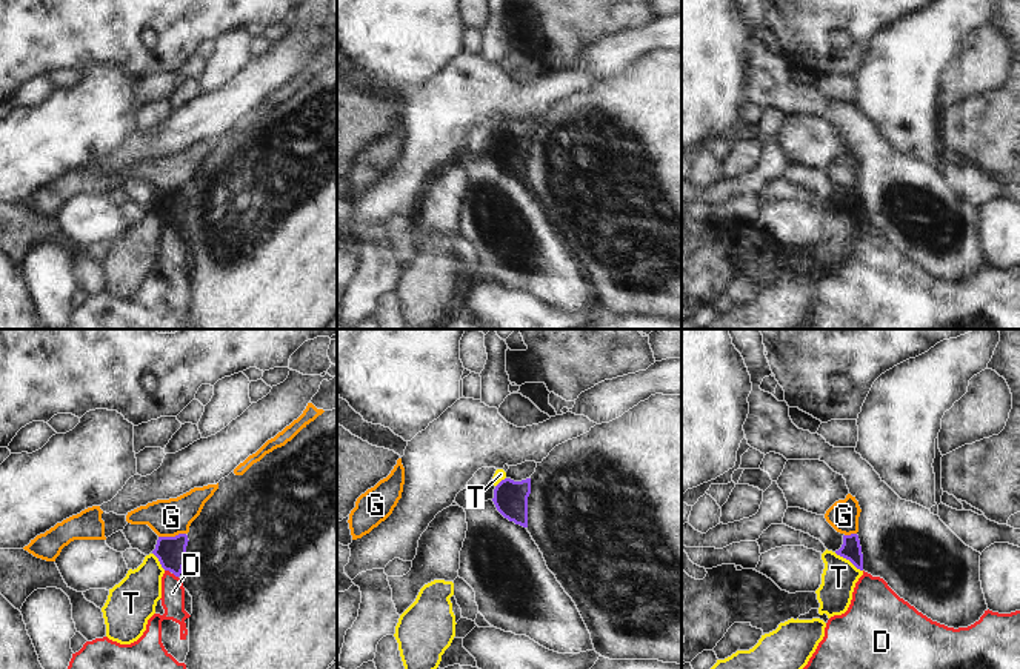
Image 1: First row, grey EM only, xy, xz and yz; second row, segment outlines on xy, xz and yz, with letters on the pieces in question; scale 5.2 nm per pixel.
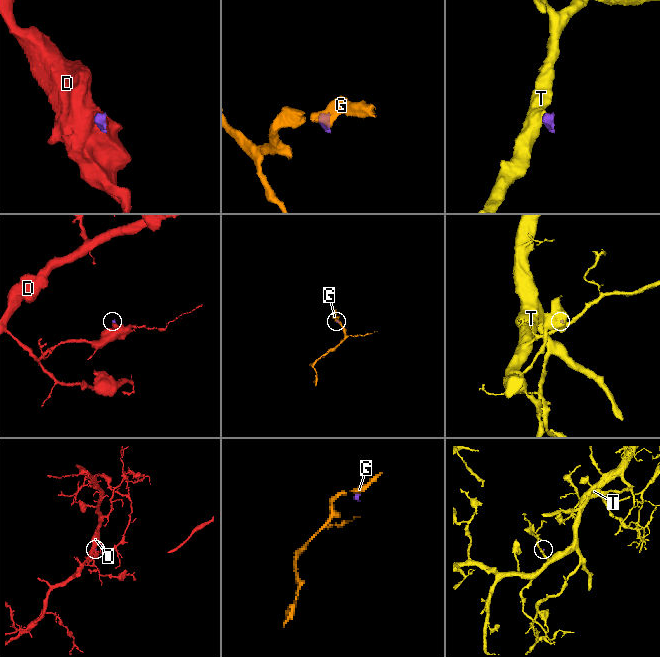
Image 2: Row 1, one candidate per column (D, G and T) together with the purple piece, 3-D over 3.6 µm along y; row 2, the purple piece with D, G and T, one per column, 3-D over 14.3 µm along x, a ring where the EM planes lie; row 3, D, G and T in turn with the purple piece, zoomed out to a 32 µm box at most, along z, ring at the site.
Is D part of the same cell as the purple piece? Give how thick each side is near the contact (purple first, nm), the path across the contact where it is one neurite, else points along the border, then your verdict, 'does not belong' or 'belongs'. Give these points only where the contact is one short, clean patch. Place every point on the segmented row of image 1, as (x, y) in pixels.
calibres 160 and 130 nm; border xy (165, 569), (170, 572); does not belong

